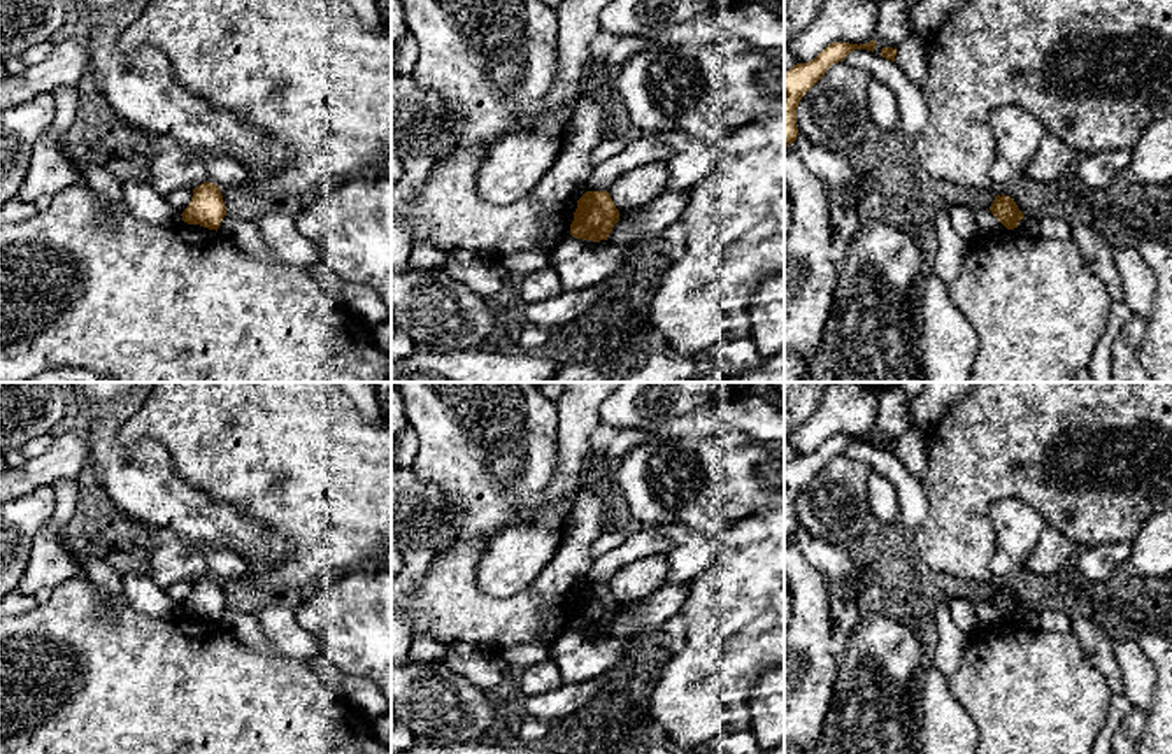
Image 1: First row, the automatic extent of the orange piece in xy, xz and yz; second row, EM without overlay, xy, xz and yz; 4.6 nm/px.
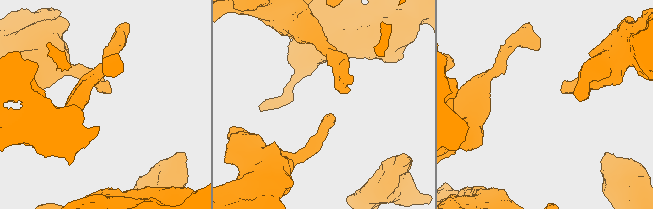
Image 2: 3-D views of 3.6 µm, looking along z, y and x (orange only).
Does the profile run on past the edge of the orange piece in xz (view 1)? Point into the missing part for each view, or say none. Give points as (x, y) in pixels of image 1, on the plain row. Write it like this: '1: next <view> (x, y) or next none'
1: next none

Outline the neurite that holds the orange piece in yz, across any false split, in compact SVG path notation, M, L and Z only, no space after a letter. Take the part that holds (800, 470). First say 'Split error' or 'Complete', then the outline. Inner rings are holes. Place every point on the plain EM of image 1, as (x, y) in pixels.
Complete. M875 433L867 437L833 435L807 456L797 456L784 465L784 542L797 533L797 500L802 489L825 468L825 465L846 452L854 442L875 442Z

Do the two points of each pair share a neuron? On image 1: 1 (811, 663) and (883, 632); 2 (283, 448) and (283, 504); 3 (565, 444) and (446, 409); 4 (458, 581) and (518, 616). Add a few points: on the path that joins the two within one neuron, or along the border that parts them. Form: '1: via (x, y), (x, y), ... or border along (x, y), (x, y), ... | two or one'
1: border along (839, 661), (834, 695), (828, 702) | two
2: via (283, 462), (283, 490) | one
3: border along (555, 402), (557, 470), (548, 483) | two
4: via (472, 597), (492, 616), (502, 616) | one

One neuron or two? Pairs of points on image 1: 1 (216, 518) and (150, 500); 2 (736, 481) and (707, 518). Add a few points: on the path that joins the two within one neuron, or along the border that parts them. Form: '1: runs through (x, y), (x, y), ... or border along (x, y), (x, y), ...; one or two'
1: runs through (200, 518), (165, 502); one
2: runs through (727, 490), (707, 509); one

